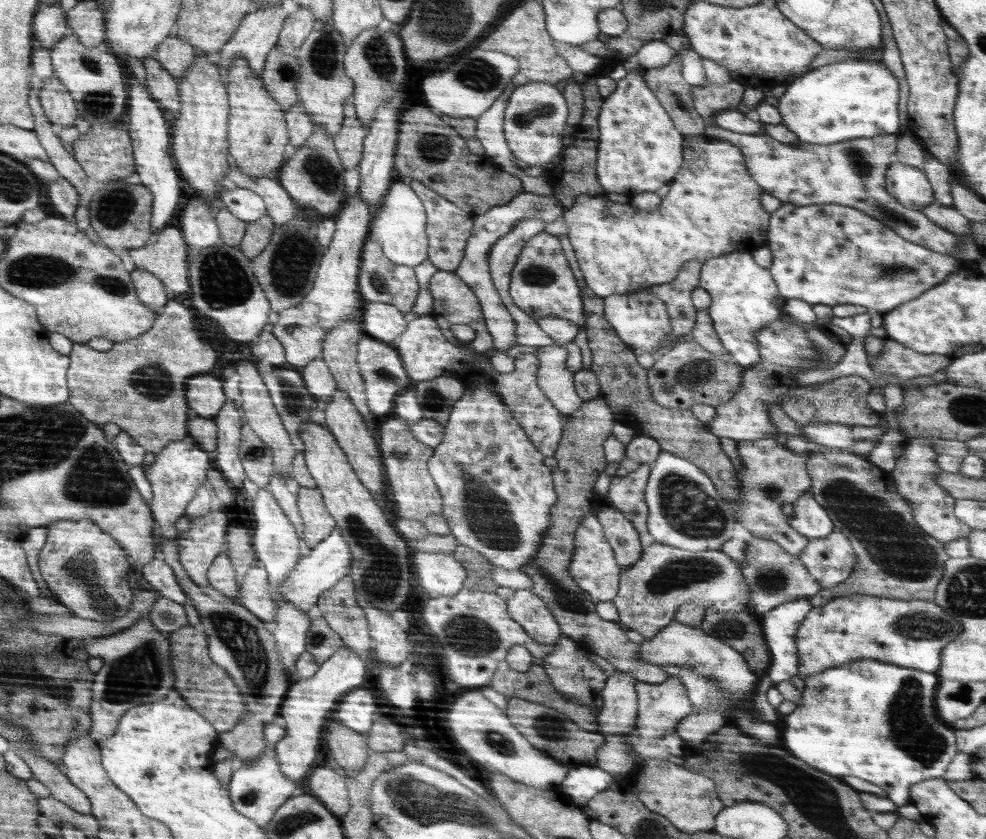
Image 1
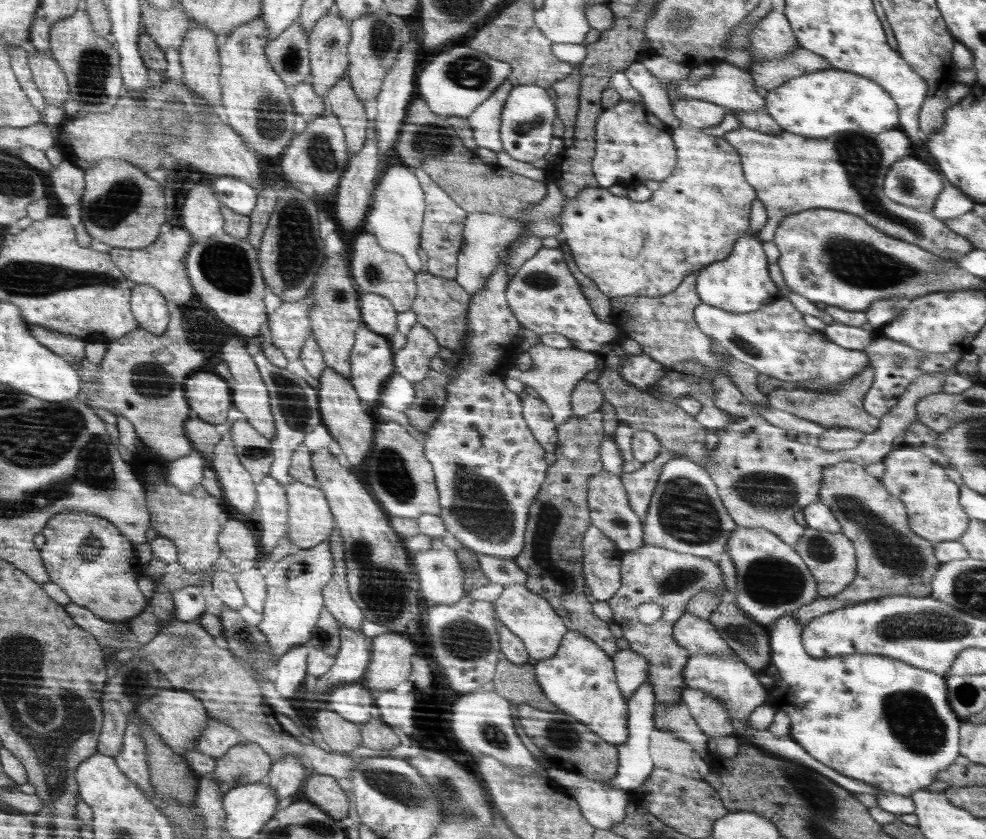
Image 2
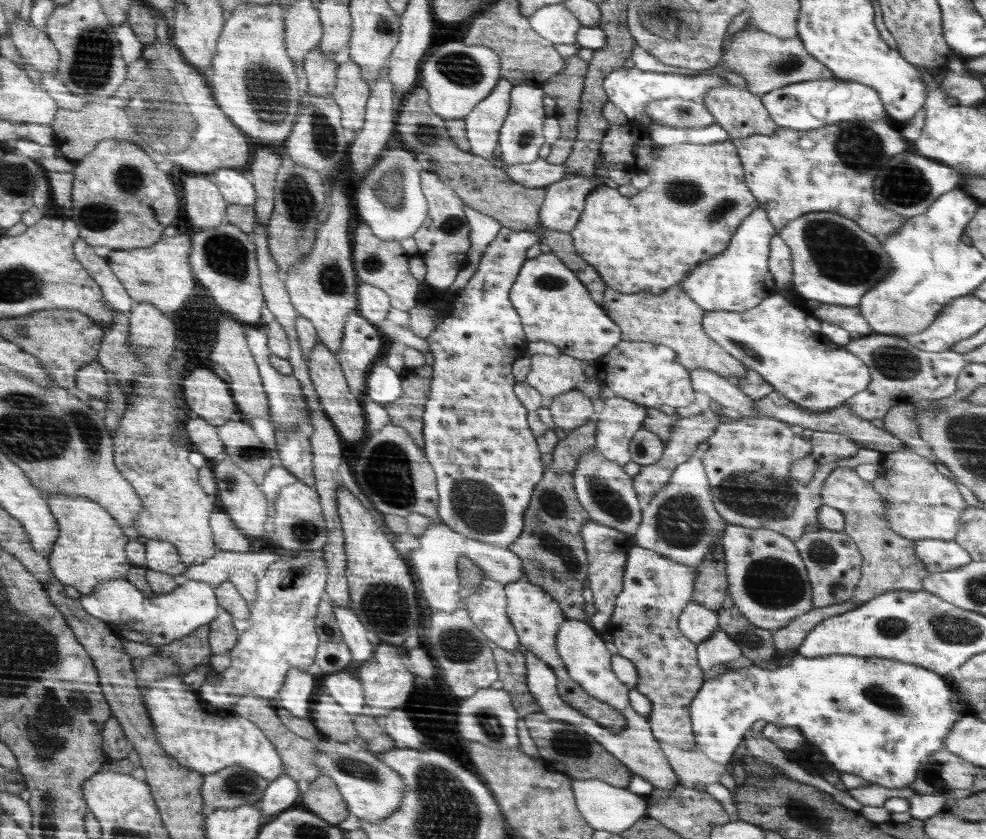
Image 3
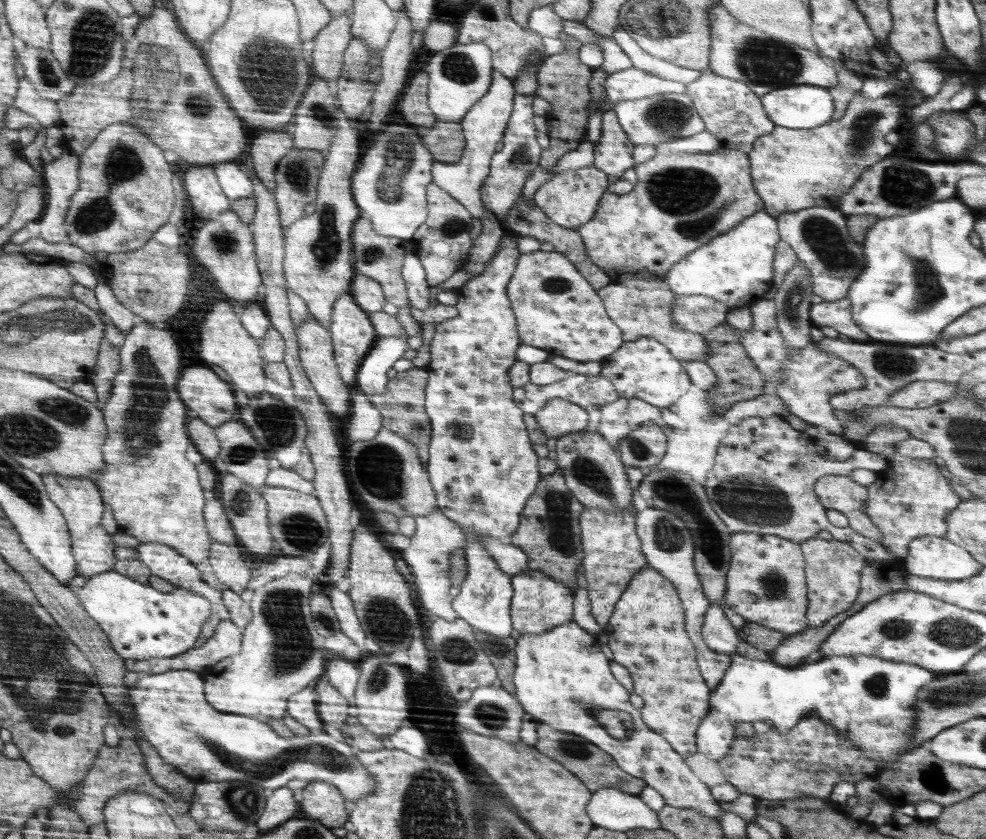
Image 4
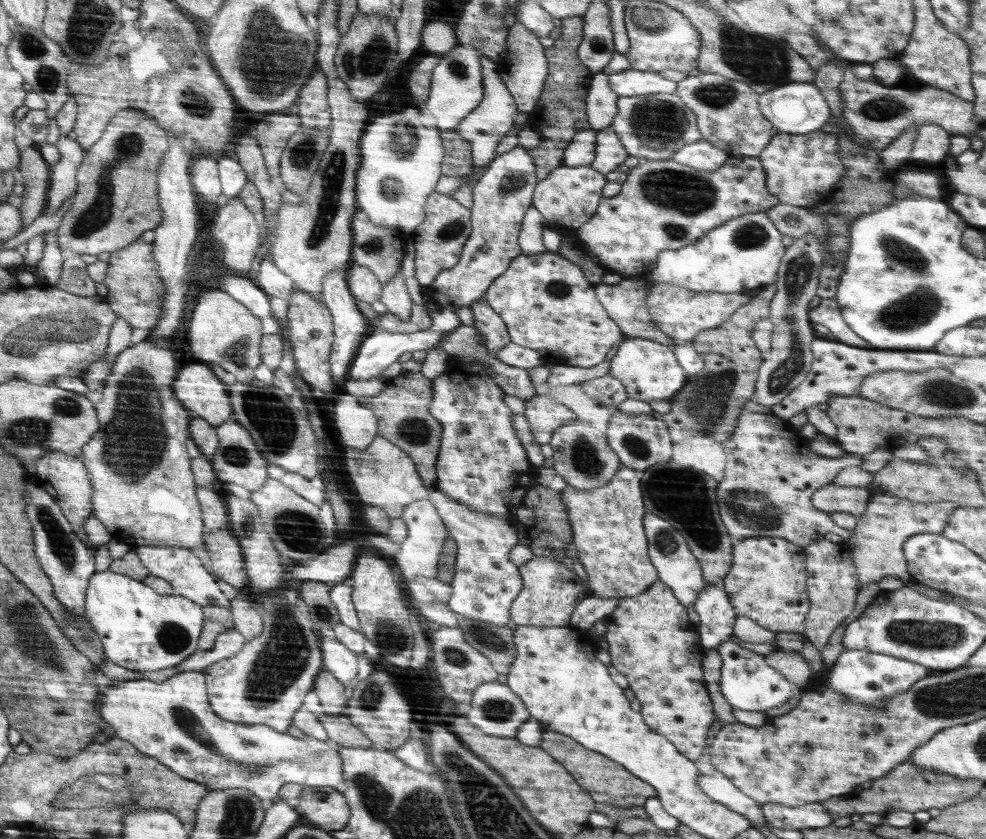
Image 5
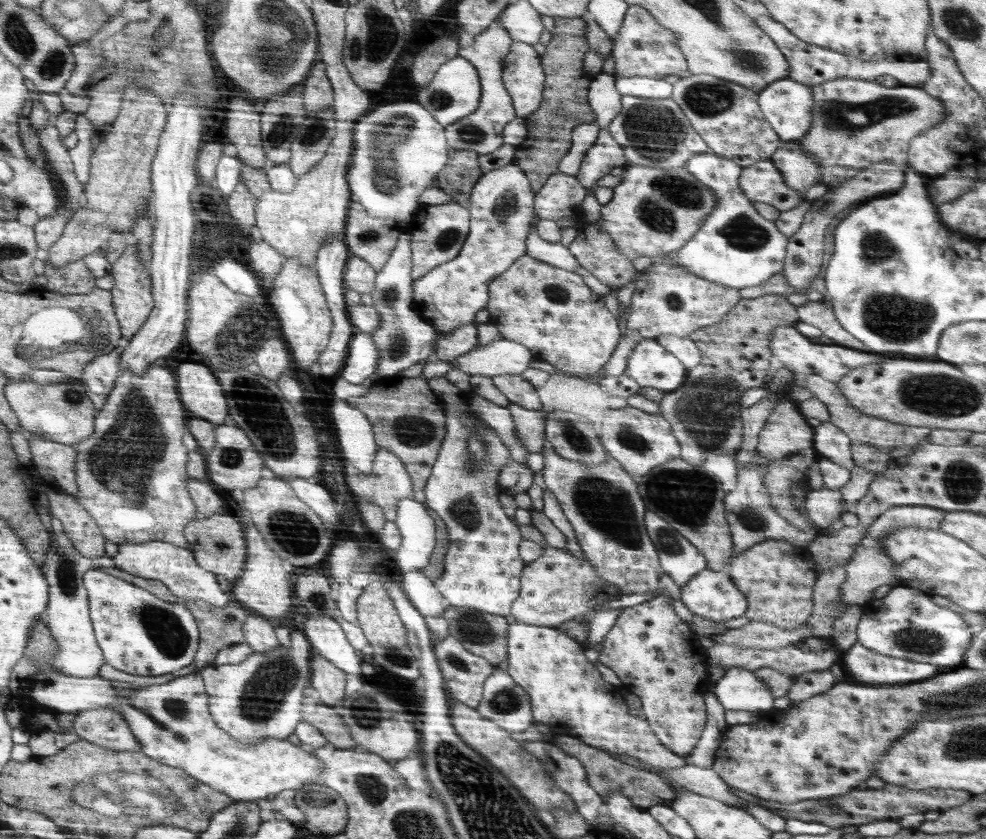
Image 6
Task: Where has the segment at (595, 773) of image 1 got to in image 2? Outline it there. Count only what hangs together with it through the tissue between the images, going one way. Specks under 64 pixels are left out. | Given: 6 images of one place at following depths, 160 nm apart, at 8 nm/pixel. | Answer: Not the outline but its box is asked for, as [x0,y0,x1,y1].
[598,682,655,792]

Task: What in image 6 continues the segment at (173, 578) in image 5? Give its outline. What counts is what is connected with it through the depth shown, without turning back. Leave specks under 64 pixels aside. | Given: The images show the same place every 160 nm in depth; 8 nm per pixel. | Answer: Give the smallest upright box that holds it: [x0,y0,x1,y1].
[113,541,232,608]

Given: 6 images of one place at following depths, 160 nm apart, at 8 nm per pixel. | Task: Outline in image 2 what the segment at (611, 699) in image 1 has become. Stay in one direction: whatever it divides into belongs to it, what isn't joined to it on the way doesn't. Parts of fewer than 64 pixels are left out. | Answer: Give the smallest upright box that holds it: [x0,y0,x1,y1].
[613,612,734,702]

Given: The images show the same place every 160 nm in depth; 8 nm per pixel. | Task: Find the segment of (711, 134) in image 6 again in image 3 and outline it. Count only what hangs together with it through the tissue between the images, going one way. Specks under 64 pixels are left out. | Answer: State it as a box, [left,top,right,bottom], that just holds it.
[702,83,778,140]

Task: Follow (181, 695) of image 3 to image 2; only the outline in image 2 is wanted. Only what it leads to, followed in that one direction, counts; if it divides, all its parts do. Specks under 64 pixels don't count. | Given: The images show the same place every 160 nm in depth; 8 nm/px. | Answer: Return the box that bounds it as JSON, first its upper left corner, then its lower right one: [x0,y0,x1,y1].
[195,717,246,760]

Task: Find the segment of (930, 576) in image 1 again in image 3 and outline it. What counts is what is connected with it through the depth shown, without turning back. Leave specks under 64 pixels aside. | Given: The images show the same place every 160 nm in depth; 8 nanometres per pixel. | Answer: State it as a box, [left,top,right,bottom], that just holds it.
[772,468,929,652]

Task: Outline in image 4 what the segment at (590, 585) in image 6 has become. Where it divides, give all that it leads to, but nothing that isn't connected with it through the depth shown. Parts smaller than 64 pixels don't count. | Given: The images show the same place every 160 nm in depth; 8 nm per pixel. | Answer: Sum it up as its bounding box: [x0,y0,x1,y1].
[512,568,574,635]

